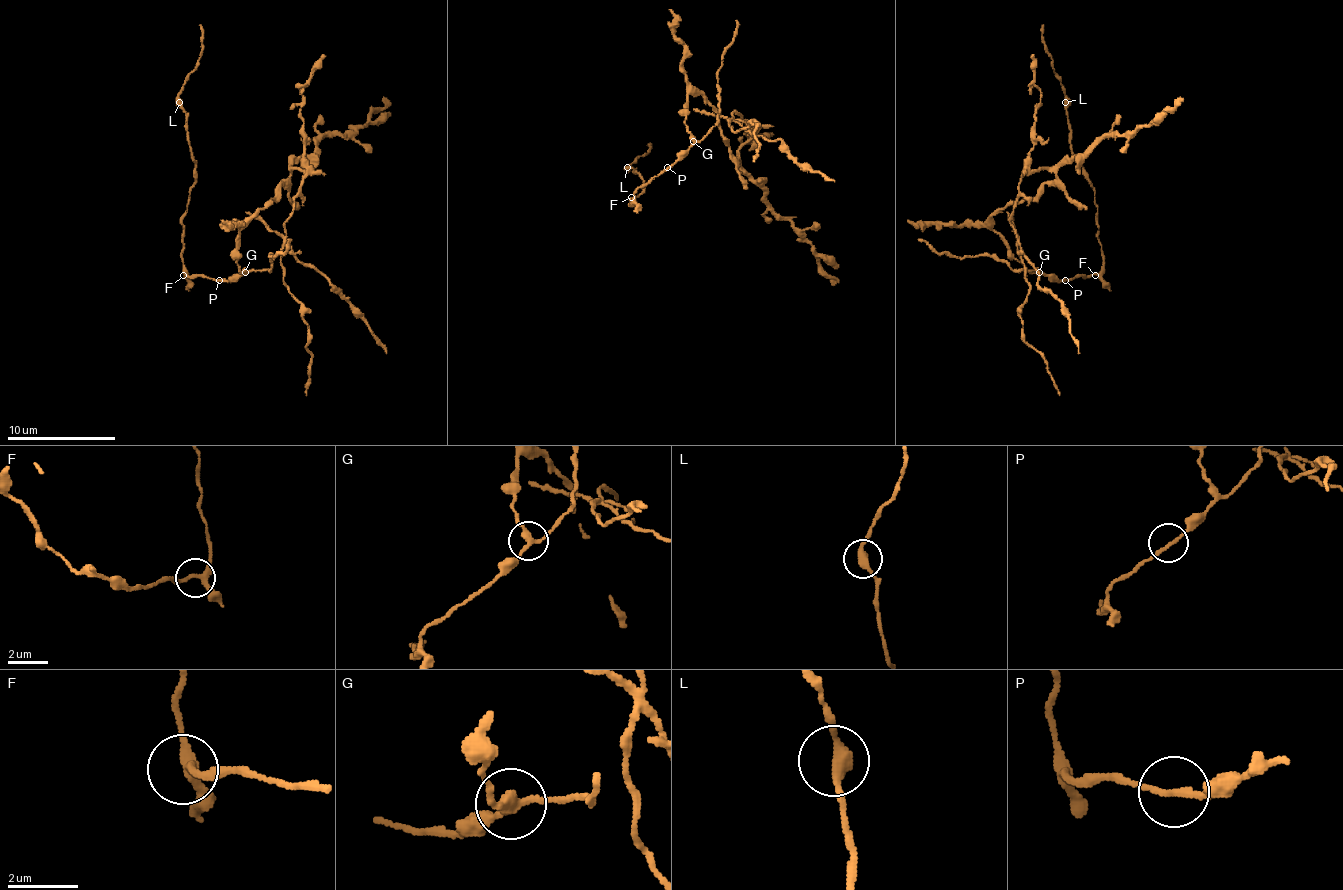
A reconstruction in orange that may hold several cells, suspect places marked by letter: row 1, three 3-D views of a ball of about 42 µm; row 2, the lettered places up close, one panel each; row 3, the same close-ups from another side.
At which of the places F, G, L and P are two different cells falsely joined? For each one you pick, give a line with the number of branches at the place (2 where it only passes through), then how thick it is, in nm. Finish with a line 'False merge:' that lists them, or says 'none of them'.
G: 3 | 240 nm
False merge: G

